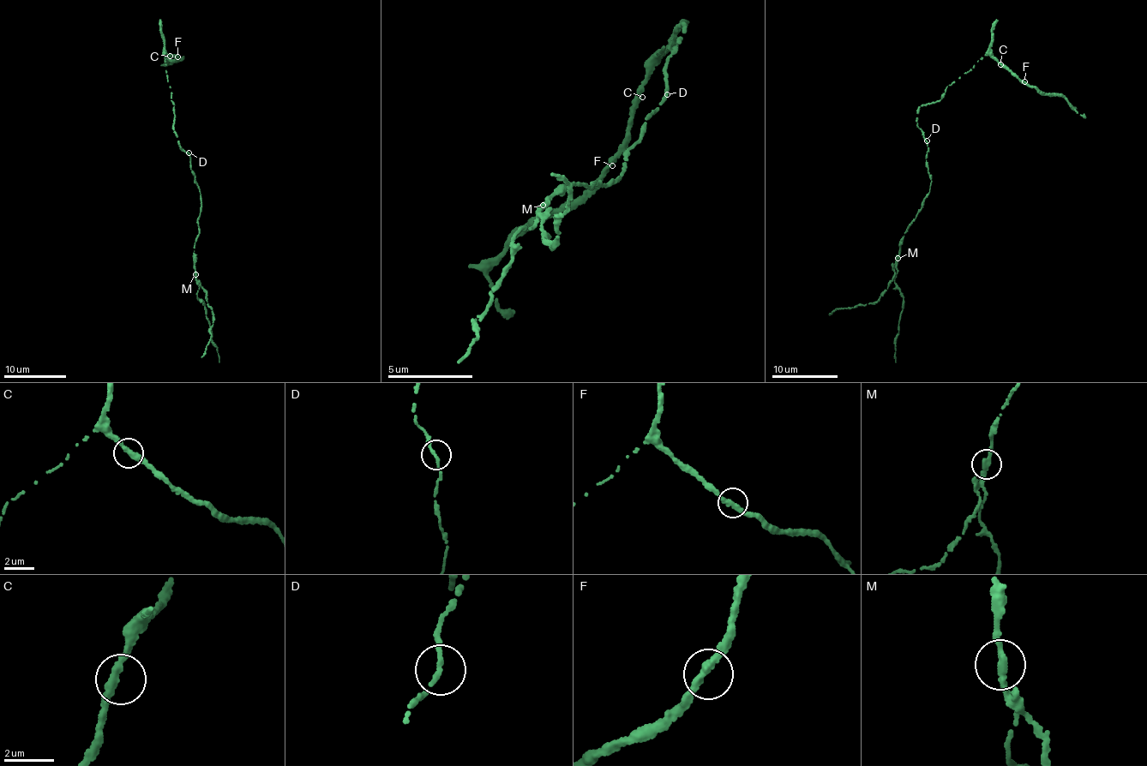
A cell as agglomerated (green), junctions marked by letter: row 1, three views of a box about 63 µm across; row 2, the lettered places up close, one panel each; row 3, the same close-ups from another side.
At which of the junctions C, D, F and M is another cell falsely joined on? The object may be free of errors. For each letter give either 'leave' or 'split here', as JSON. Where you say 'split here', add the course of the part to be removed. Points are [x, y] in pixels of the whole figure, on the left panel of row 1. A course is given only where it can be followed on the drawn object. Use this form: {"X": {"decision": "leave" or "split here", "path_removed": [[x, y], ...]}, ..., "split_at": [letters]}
{"C": {"decision": "leave"}, "D": {"decision": "leave"}, "F": {"decision": "leave"}, "M": {"decision": "split here", "path_removed": [[195, 273], [212, 312], [213, 325], [209, 328], [211, 337], [201, 356]]}, "split_at": ["M"]}

